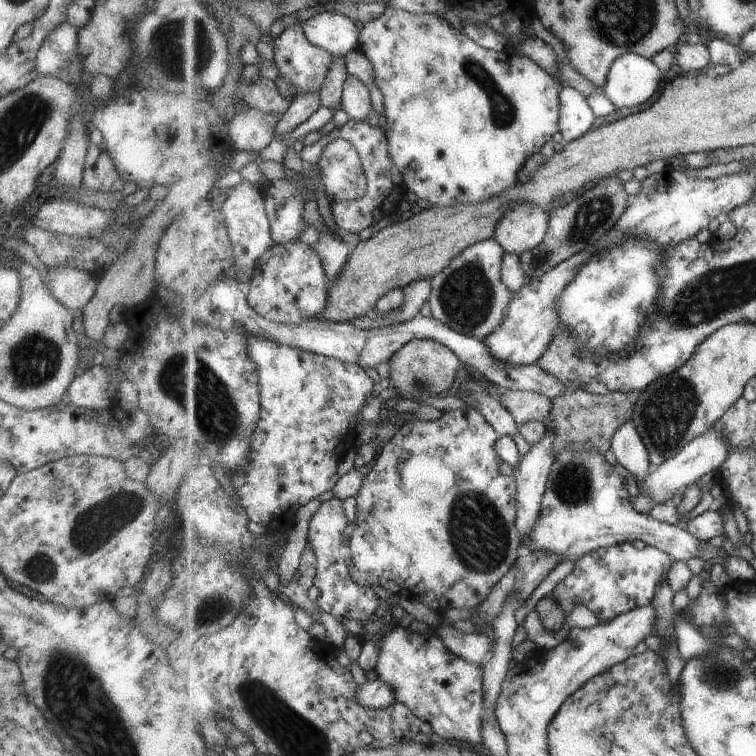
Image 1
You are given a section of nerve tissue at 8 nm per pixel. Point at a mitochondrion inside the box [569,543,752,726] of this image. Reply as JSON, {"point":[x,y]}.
{"point":[718,673]}

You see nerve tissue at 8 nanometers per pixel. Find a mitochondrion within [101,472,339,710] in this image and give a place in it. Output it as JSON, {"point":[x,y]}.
{"point":[212,607]}

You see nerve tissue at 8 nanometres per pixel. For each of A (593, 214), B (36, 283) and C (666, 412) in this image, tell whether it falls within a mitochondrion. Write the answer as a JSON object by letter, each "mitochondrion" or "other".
{"A":"mitochondrion","B":"other","C":"mitochondrion"}

